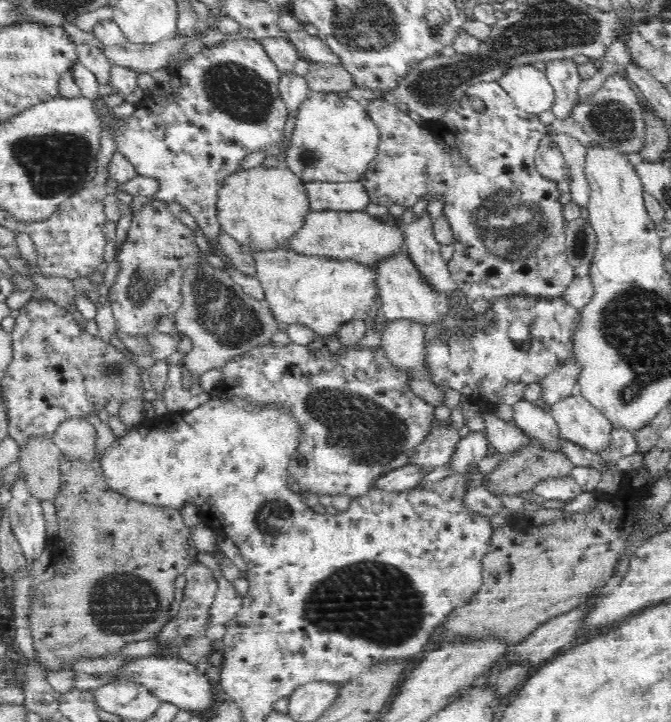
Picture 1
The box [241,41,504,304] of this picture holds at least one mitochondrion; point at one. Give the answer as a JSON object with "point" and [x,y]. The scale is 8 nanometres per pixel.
{"point":[308,157]}

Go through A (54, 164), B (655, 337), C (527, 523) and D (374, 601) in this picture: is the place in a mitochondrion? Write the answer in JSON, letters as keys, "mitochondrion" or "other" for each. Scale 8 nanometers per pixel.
{"A":"mitochondrion","B":"mitochondrion","C":"other","D":"mitochondrion"}

